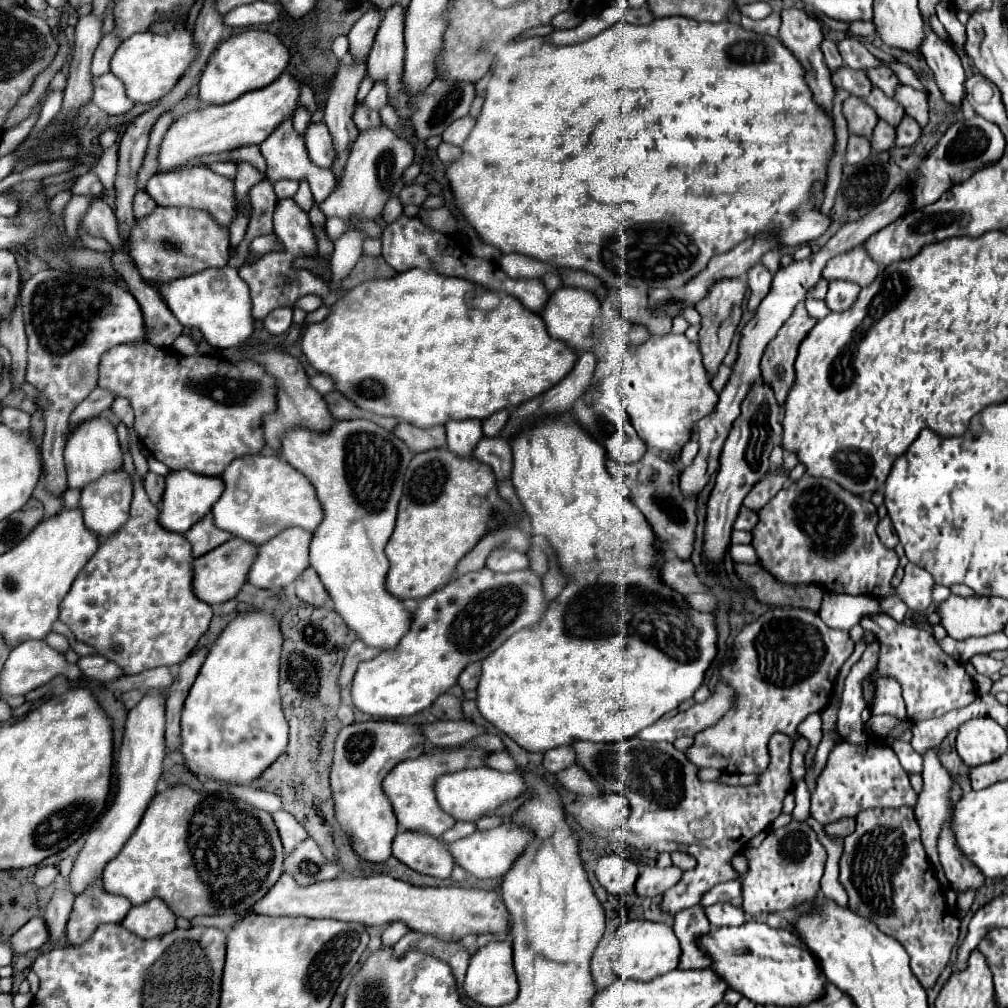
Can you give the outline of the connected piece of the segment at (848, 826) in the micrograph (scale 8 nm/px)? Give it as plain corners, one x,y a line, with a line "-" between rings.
842,819
842,821
838,821
838,823
826,825
824,829
826,829
828,835
840,835
840,837
846,837
846,835
850,835
850,833
854,831
854,825
856,825
854,819

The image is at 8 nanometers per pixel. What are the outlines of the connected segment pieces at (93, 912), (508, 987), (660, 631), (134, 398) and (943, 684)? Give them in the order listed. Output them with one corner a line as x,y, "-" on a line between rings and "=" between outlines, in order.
100,881
94,883
74,901
66,927
68,943
84,943
84,939
88,939
88,935
96,931
100,923
120,923
130,907
132,905
128,899
108,895
102,891
=
490,941
482,949
478,949
468,965
466,979
464,979
464,991
470,999
484,1007
502,1007
516,999
518,995
518,981
512,967
512,941
=
560,415
560,419
548,419
548,423
536,423
536,427
528,427
528,431
520,431
516,439
510,439
512,447
512,483
516,489
516,495
524,507
524,511
530,517
532,533
542,535
548,541
550,551
556,553
560,567
564,573
570,575
570,583
562,589
562,593
548,605
544,611
540,625
530,629
520,629
516,635
512,635
508,641
504,641
496,651
492,651
482,661
482,675
478,683
478,697
476,705
482,713
482,717
492,723
496,729
506,733
512,741
516,741
522,749
532,753
544,753
548,749
560,747
560,745
572,745
574,741
594,741
594,743
610,743
610,741
624,741
640,733
644,727
656,723
664,713
676,709
682,701
690,699
694,691
702,685
704,673
710,667
714,655
716,655
716,625
714,617
710,613
700,613
692,607
686,607
680,593
676,593
670,587
664,587
660,583
660,575
656,567
660,565
660,553
656,547
654,531
650,529
650,523
640,513
638,507
630,501
630,491
618,487
618,483
610,477
606,471
606,453
598,447
598,443
578,425
570,415
=
128,343
112,347
100,359
98,387
112,391
114,397
130,401
134,411
134,431
140,443
154,453
154,459
166,463
172,471
188,469
200,475
222,475
238,457
260,453
264,447
262,415
276,407
276,379
254,361
228,363
218,355
180,355
150,343
=
880,613
874,617
862,619
862,629
870,631
880,643
878,667
872,675
862,681
862,693
866,705
872,705
872,683
880,677
894,677
902,687
902,697
906,703
909,719
912,722
926,720
928,717
940,717
952,709
966,707
972,703
976,695
976,687
972,677
966,673
964,665
946,655
936,643
934,635
908,623
896,623
890,615

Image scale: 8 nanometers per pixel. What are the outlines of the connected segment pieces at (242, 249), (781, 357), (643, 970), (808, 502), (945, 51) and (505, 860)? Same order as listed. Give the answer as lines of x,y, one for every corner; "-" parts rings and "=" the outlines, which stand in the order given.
265,178
249,191
249,196
252,215
244,239
236,248
237,254
228,260
228,265
232,267
240,267
243,264
255,237
273,232
273,213
276,200
278,201
273,184
=
798,303
794,315
780,327
778,335
764,349
764,357
760,363
762,377
774,389
780,405
786,401
788,389
794,385
794,359
798,353
798,345
814,325
816,319
808,315
804,303
=
632,919
618,927
610,943
612,949
612,971
616,977
630,977
638,981
650,981
678,967
680,943
670,925
660,921
=
804,475
800,481
782,487
778,495
764,509
760,509
758,523
752,529
752,547
756,549
760,565
780,583
816,583
830,593
866,593
872,597
894,597
890,579
898,567
898,555
880,543
876,525
878,513
868,499
844,491
830,479
=
926,31
926,39
922,43
922,55
928,63
928,67
934,73
934,79
938,83
938,89
942,91
944,99
950,105
960,107
962,99
966,95
964,91
964,69
960,63
958,53
946,43
942,41
934,31
=
498,825
498,827
488,829
488,831
474,831
472,835
450,843
448,851
452,853
454,861
472,877
476,877
476,879
498,879
512,867
516,855
520,855
524,845
528,845
528,843
530,843
530,833
526,829
522,831
516,827

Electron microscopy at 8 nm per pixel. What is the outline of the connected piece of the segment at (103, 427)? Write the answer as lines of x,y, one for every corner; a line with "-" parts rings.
90,419
72,431
72,437
64,449
64,465
68,475
68,489
84,489
88,483
100,479
106,473
122,469
122,451
118,445
116,429
106,419

